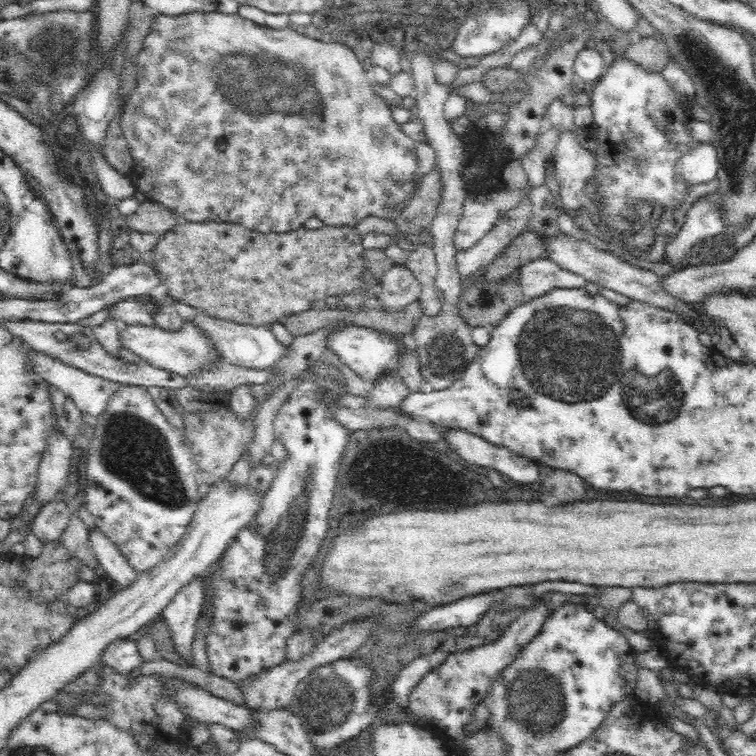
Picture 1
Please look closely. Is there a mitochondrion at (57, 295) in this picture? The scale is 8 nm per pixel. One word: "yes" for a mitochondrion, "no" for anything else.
no

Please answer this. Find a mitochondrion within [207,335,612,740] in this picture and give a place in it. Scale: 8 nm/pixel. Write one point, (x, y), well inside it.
(329, 700)

